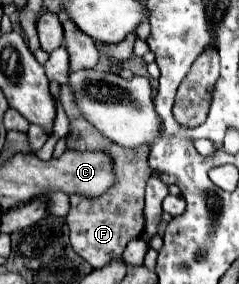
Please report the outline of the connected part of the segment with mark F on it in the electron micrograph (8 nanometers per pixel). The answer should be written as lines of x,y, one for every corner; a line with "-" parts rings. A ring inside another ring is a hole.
69,84
61,88
61,98
67,116
71,118
71,130
69,130
69,148
77,150
105,150
115,164
115,174
117,182
111,190
107,190
99,198
83,198
83,196
73,196
71,198
71,212
67,214
67,224
71,226
71,246
73,250
85,258
93,268
103,268
111,260
121,258
127,242
131,238
141,236
141,230
145,226
143,218
143,194
145,194
145,184
151,176
149,168
149,148
139,146
137,150
127,150
123,146
117,146
115,142
109,142
101,134
97,134
95,126
89,126
85,118
81,118
81,112
77,106
73,106
73,90
69,90

